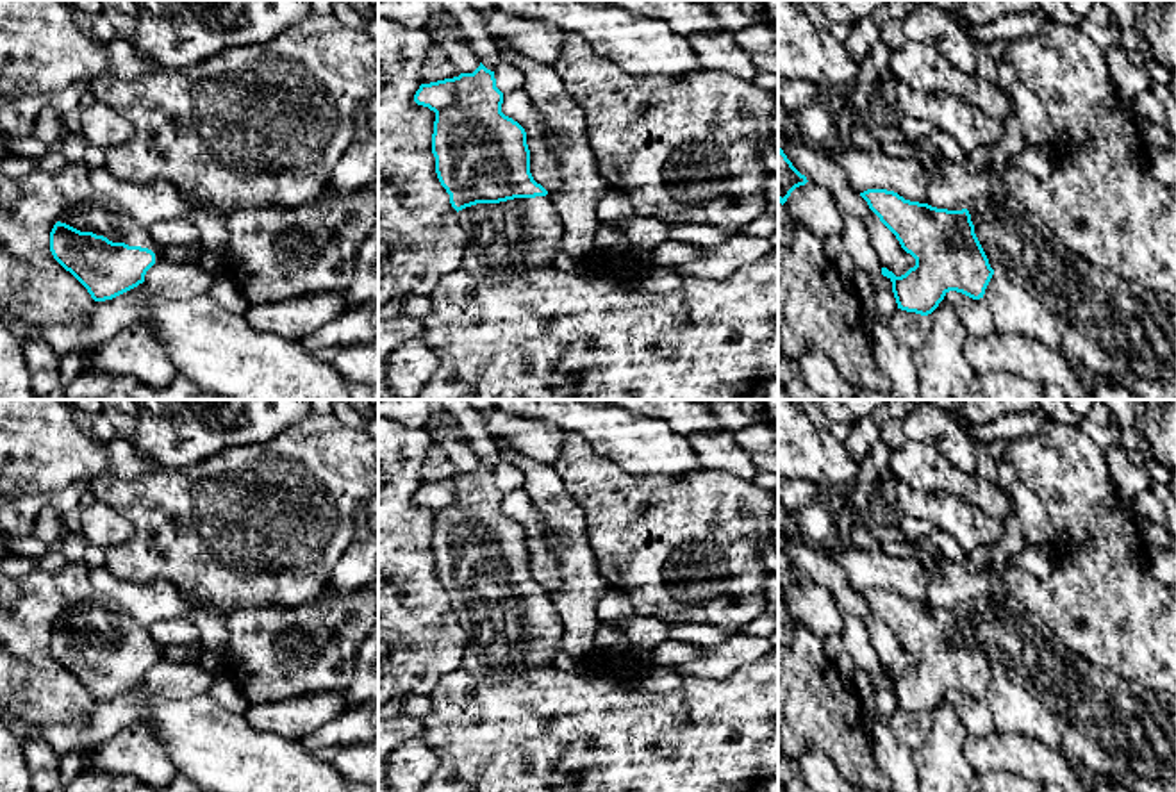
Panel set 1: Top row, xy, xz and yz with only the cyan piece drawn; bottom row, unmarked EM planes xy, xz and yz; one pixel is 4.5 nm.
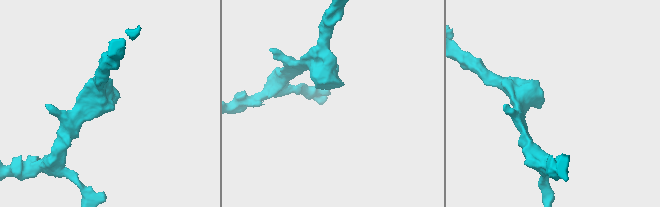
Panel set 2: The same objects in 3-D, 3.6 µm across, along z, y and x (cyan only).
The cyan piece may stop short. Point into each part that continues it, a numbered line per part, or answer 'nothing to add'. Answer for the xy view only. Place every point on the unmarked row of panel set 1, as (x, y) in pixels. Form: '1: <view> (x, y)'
1: xy (91, 612)

